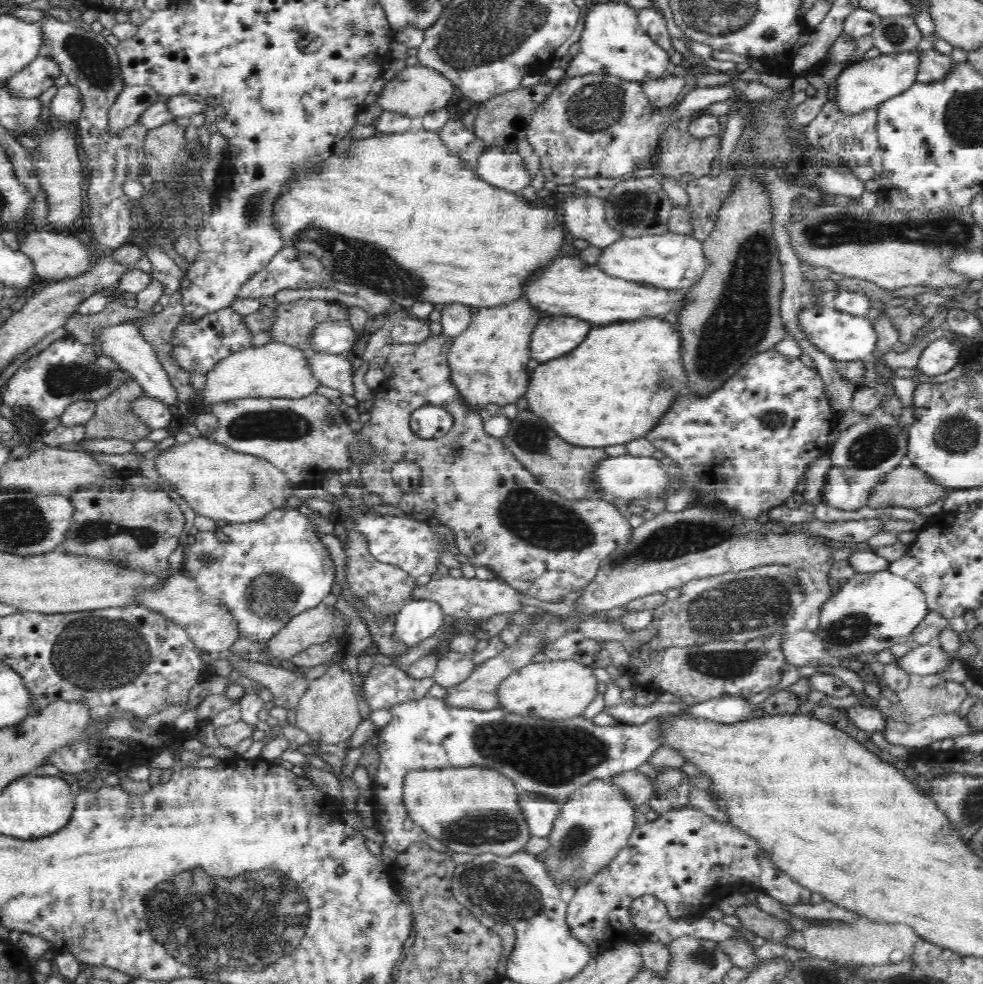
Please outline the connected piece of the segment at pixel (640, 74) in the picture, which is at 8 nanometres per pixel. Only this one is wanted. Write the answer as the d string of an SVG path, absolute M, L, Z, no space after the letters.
M623 2L596 4L586 16L579 43L579 52L564 61L565 70L562 78L550 81L555 88L588 74L604 73L641 84L660 80L671 74L672 62L669 51L639 28L635 9Z

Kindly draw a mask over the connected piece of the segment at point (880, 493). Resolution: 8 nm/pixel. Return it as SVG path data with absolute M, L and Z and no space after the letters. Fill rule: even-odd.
M909 463L891 470L869 494L867 506L871 508L900 506L920 508L946 494L946 488L936 486L923 472Z

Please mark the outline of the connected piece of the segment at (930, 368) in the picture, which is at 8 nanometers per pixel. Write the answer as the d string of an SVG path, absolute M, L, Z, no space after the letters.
M946 338L930 342L921 352L918 368L931 377L950 372L961 358L959 349Z

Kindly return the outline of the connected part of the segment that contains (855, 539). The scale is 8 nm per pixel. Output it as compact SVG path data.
M880 518L834 520L834 522L822 522L822 520L815 519L801 528L825 534L837 541L859 543L872 538L879 530L882 530L884 524L885 522Z

